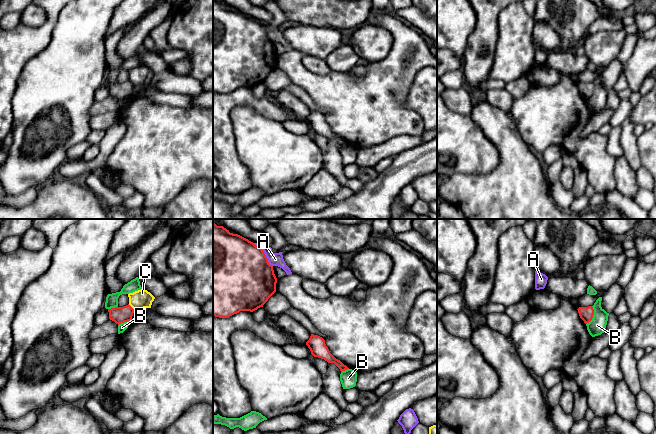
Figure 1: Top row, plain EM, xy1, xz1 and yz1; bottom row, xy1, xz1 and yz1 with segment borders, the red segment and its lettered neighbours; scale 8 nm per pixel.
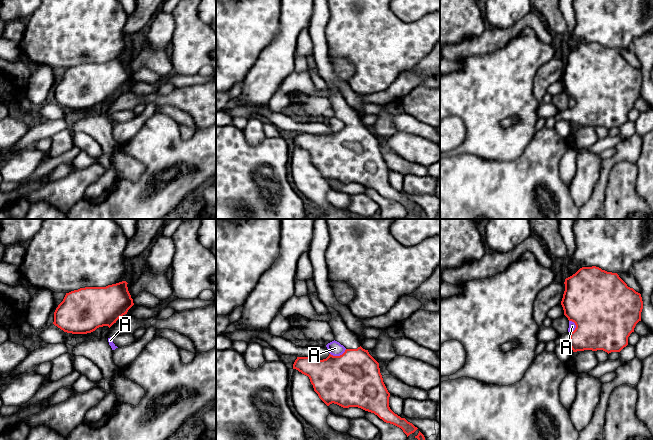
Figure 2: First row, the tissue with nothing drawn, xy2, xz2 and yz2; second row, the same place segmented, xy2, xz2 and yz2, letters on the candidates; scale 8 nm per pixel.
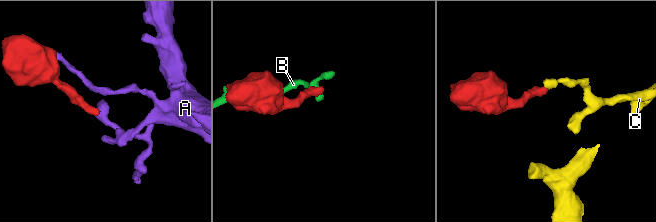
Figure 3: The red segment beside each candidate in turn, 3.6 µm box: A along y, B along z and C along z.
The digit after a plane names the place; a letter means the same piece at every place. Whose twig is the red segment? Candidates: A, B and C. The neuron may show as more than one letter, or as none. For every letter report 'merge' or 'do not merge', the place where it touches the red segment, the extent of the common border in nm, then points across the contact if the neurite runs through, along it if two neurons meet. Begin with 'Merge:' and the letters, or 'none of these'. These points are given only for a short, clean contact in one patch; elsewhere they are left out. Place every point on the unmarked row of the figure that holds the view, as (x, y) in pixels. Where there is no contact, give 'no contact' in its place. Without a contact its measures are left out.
Merge: none of these
A: do not merge; contact xz1 (264, 30); length 240 nm
B: do not merge; contact yz1 (593, 90); length 160 nm; border yz1 (592, 82), (593, 93), (586, 100)
C: do not merge; contact xy1 (130, 82); length 70 nm; border xy1 (128, 80), (134, 85)

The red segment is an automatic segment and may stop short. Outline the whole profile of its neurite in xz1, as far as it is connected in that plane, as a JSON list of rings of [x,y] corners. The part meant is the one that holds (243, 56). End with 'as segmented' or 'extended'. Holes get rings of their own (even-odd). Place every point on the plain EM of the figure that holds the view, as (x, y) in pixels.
[[[213,0],[213,92],[253,88],[276,68],[277,54],[264,27]]] | as segmented

